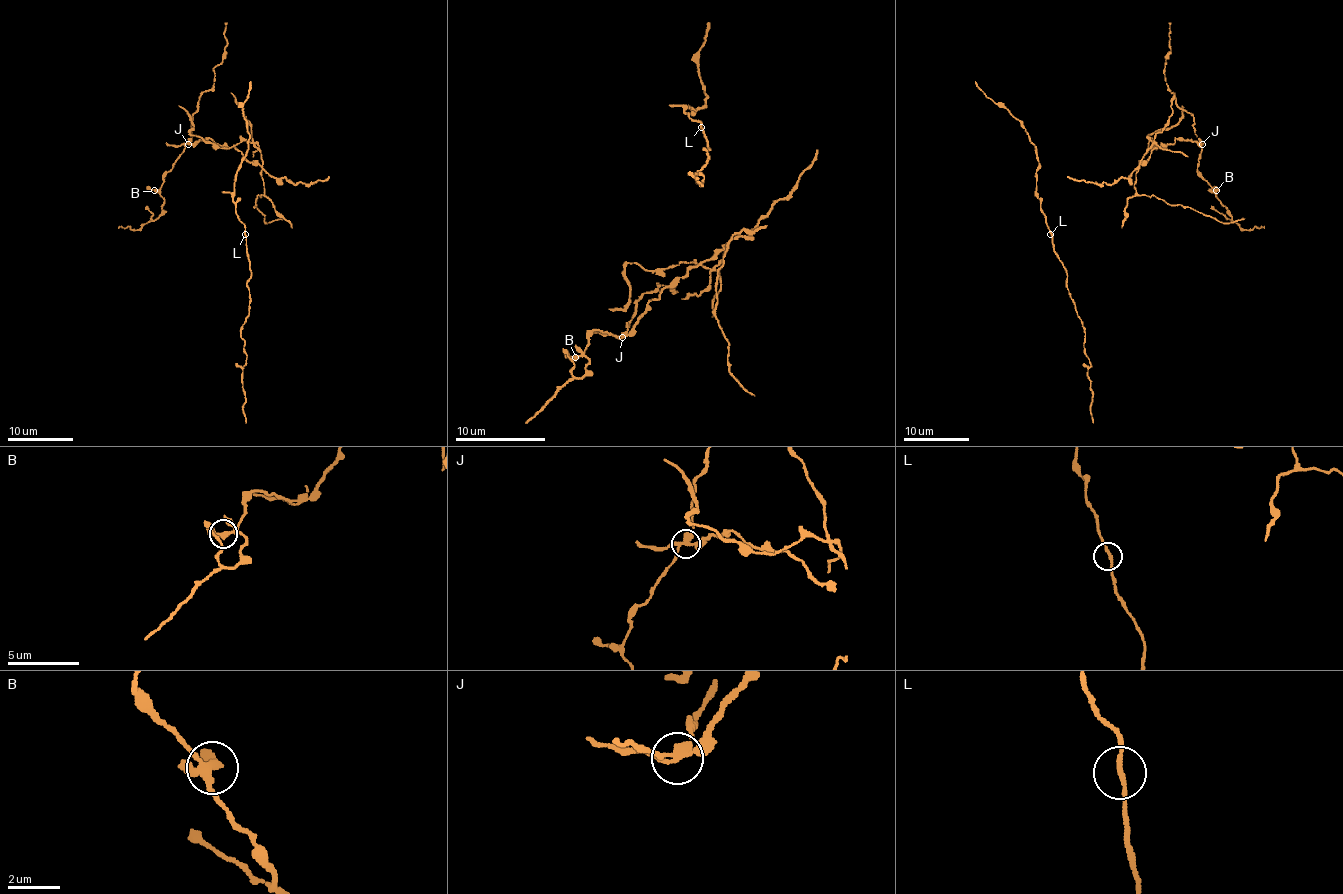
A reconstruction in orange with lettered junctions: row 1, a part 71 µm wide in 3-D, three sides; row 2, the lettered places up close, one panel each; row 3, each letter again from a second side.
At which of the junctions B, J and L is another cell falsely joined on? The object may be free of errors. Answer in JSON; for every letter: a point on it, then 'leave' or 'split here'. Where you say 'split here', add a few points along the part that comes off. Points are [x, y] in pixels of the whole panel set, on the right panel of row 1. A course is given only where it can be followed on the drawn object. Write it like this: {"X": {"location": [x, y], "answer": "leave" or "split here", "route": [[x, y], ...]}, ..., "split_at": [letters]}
{"B": {"location": [1216, 190], "answer": "leave"}, "J": {"location": [1202, 144], "answer": "split here", "route": [[1202, 143], [1176, 138], [1156, 146], [1138, 168], [1133, 187], [1140, 195], [1228, 223], [1244, 218]]}, "L": {"location": [1050, 234], "answer": "leave"}, "split_at": ["J"]}

